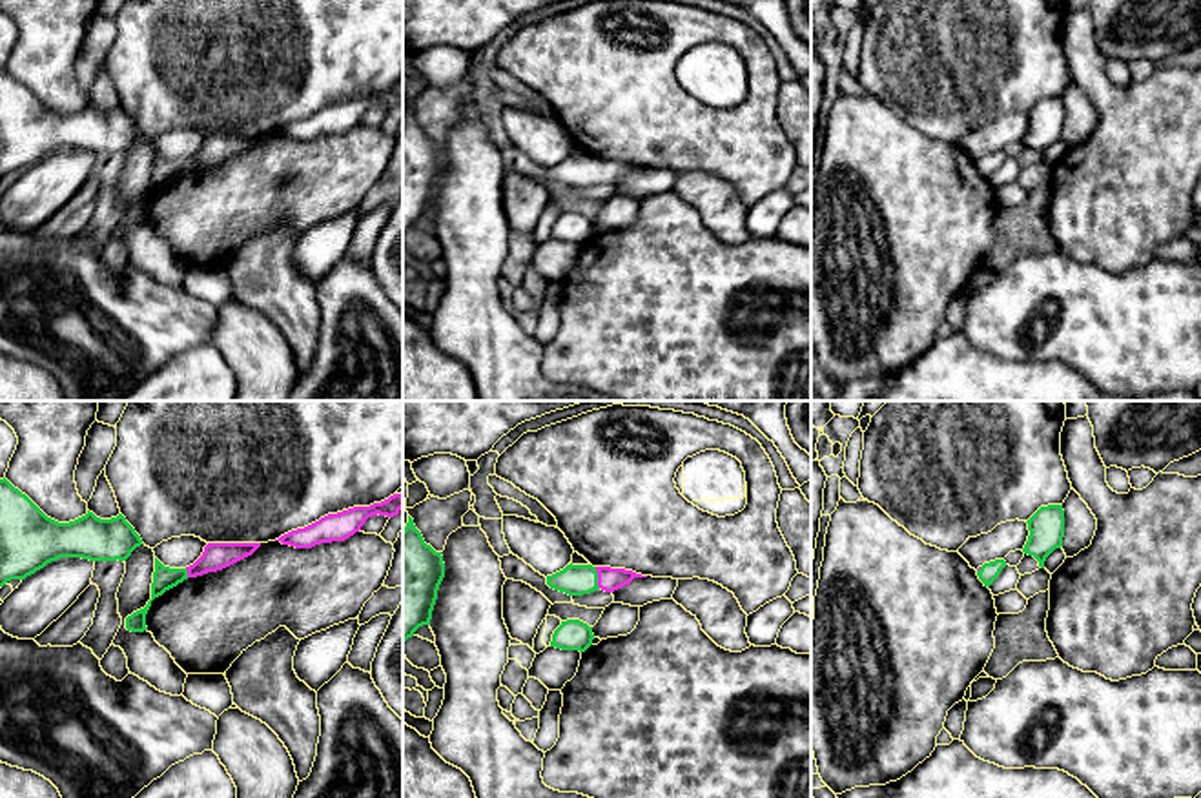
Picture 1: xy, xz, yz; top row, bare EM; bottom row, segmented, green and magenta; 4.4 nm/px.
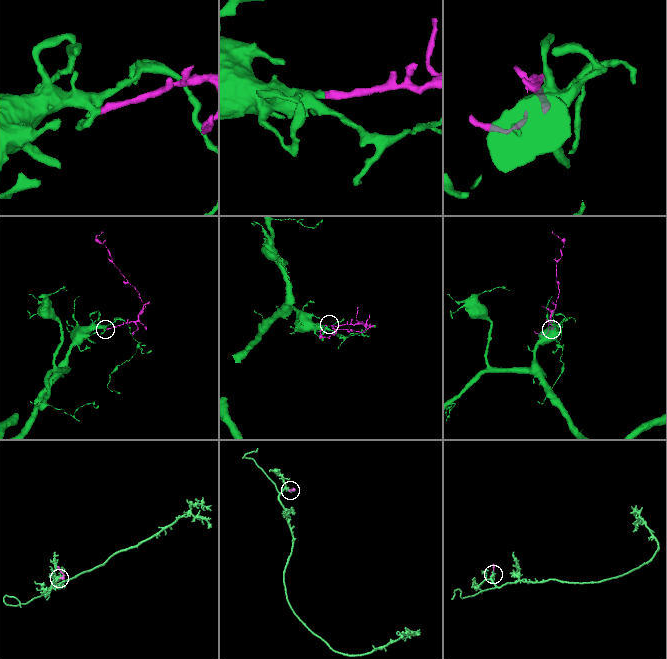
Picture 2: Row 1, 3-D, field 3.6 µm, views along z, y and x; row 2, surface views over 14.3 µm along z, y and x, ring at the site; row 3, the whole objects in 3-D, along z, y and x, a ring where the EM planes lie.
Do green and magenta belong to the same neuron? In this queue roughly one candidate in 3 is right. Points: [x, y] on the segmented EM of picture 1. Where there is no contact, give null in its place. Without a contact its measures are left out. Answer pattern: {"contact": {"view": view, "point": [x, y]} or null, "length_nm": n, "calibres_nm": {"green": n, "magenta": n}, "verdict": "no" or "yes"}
{"contact": {"view": "xz", "point": [596, 578]}, "length_nm": 100, "calibres_nm": {"green": 140, "magenta": 110}, "verdict": "yes"}

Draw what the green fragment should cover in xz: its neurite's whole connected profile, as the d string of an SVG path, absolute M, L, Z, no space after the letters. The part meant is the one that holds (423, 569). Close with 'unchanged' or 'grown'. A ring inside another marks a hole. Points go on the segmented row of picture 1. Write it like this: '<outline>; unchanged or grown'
M408 516L408 523L403 528L403 643L412 638L419 627L430 625L443 578L445 563L441 552L436 552L425 543L421 532L414 525L414 519Z; unchanged

